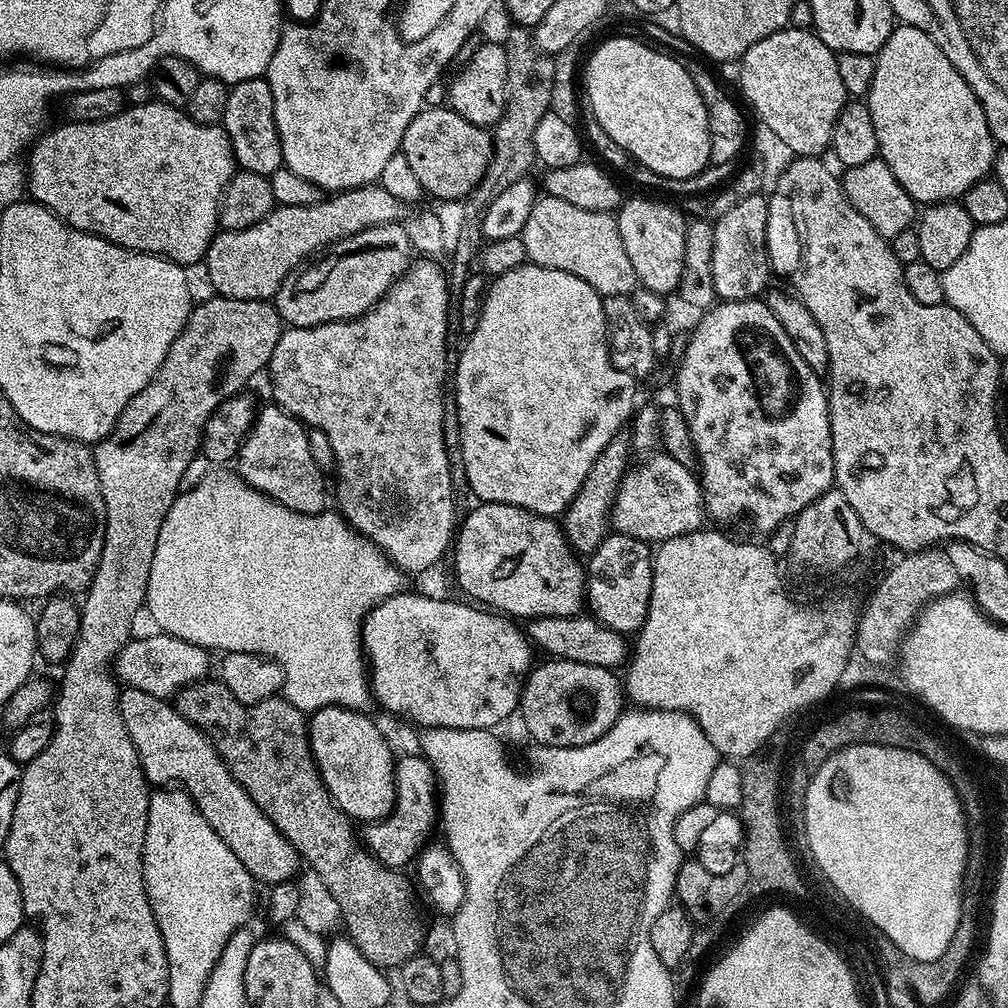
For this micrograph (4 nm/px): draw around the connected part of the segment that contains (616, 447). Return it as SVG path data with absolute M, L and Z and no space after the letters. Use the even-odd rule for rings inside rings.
M621 430L614 438L610 438L606 450L602 450L602 454L594 458L594 466L590 466L590 474L586 474L578 494L564 509L562 513L564 537L568 539L573 552L590 554L604 541L605 536L609 535L616 491L620 488L621 478L624 477L625 472L629 471L628 452L632 451L631 431Z

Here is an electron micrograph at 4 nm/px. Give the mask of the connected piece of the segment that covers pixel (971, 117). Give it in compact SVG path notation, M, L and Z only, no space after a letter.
M897 23L874 59L874 82L870 82L866 103L874 118L874 134L878 134L879 159L890 166L894 178L902 182L902 190L917 205L959 201L974 182L991 173L998 147L974 90L958 74L954 62L942 54L938 42L909 24Z

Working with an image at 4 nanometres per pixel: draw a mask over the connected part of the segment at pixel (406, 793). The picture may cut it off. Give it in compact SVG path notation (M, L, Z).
M423 755L399 757L396 760L396 801L394 810L384 820L369 823L362 832L362 843L373 858L388 868L404 870L419 857L429 843L428 835L438 824L438 777Z

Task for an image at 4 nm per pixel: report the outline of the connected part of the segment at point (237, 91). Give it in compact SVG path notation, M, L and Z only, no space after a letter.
M264 76L250 78L229 87L222 127L230 138L236 163L243 171L269 177L274 174L274 170L284 167L278 126L274 122L274 94L270 94L270 86Z

